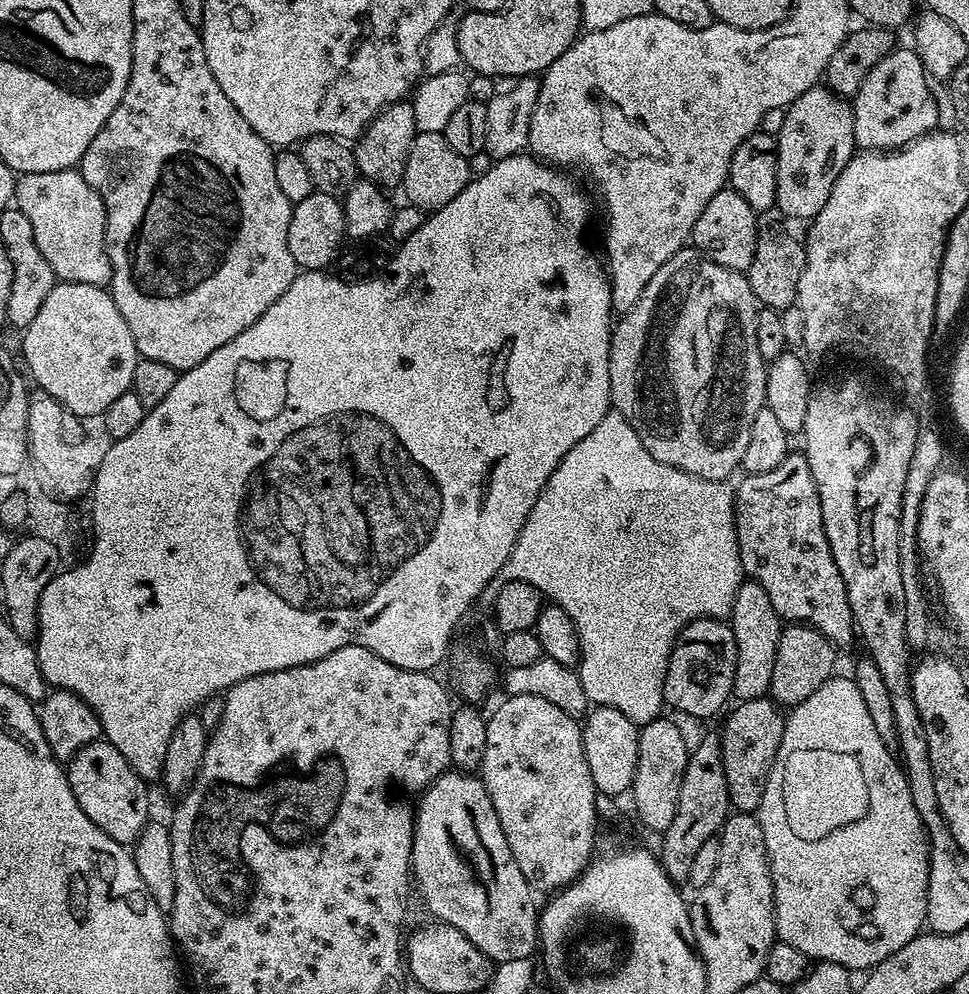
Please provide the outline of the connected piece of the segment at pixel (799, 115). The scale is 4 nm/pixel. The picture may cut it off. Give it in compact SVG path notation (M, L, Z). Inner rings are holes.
M817 86L806 90L794 103L789 104L782 122L780 135L776 137L776 202L775 207L780 208L784 216L792 220L815 220L817 214L826 206L826 198L830 198L830 190L834 182L838 182L838 174L852 160L857 151L854 138L854 118L852 117L852 104L843 96L837 96L827 86Z

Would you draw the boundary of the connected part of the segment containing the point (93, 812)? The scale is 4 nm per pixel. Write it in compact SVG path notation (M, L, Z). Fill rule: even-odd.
M103 738L92 740L72 755L72 759L67 761L66 771L70 790L74 790L74 798L86 818L90 818L98 830L114 838L114 842L125 846L135 844L138 834L142 834L144 825L150 820L149 785L132 769L130 762L118 754L114 745Z

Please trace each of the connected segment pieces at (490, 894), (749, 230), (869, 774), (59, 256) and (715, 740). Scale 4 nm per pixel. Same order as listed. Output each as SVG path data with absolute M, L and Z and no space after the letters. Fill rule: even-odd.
M459 770L443 772L419 797L412 829L410 876L425 906L436 915L433 917L441 924L462 930L462 934L496 964L526 959L537 951L540 914L538 903L532 897L534 889L522 870L518 870L514 854L510 854L510 842L506 842L506 834L502 834L502 822L498 822L498 814L494 814L494 802L490 802L490 794L486 794L479 775Z
M725 186L718 194L714 194L714 198L710 198L710 202L706 202L706 210L702 210L698 222L694 222L691 247L701 256L722 266L747 273L756 249L756 220L758 213L750 206L750 202L746 202L746 198L742 198L742 194L735 192L731 186Z
M833 674L829 680L822 682L806 702L796 705L787 713L782 730L782 742L778 746L778 754L774 758L774 766L766 782L766 794L762 794L762 802L758 809L758 819L762 826L762 838L766 838L768 865L772 871L772 903L776 909L776 934L781 944L794 946L812 962L825 964L841 964L846 970L864 968L870 970L878 962L890 958L894 950L902 950L906 942L919 936L926 924L926 890L930 878L930 862L928 861L928 836L922 826L922 818L918 818L918 810L914 810L914 798L910 798L908 776L904 773L901 761L890 750L886 750L882 738L878 738L874 722L866 711L866 702L862 694L856 692L855 679L848 680L841 674ZM792 808L808 808L804 812L803 832L796 825L796 816Z
M63 168L53 172L26 172L16 181L15 207L30 218L30 226L34 226L34 242L38 250L42 250L42 258L50 262L50 270L54 270L57 281L65 284L99 284L108 286L112 283L112 267L108 250L104 246L104 227L106 226L106 210L99 194L82 178L79 170Z
M719 735L708 736L700 745L693 747L688 753L686 774L682 774L682 790L678 790L678 810L674 814L674 822L670 822L668 829L659 837L658 859L666 874L674 881L687 881L690 865L693 864L702 842L713 839L724 827L724 821L730 815L728 803L728 787L726 786L726 770L722 766L722 750Z

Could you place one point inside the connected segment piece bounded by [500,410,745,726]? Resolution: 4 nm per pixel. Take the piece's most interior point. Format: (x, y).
(634, 550)

